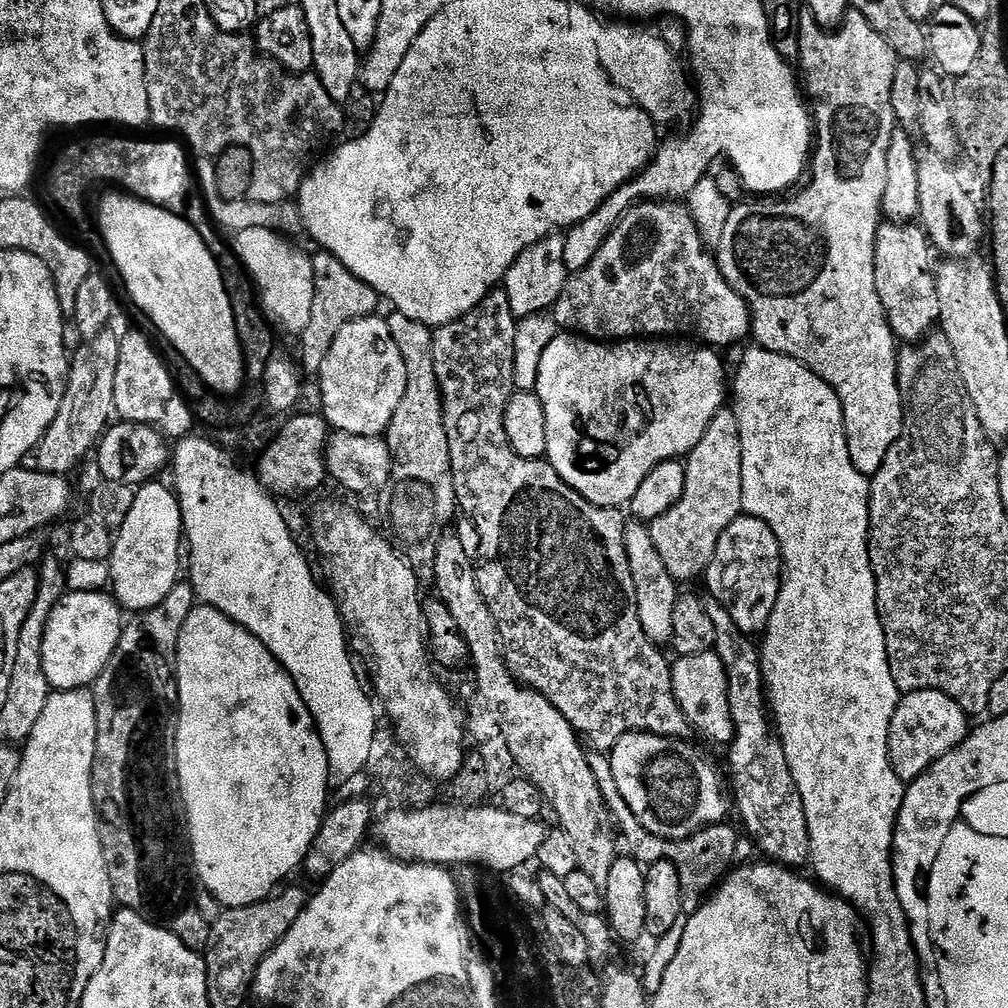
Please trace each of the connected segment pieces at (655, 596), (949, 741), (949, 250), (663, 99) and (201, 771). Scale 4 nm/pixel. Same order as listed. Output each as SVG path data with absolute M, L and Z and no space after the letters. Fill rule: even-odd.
M632 522L624 529L624 541L628 547L630 574L634 578L636 597L638 598L638 614L642 618L642 630L657 646L668 646L674 634L674 606L678 595L678 581L666 570L666 562L662 562L662 554L658 554L658 546L654 546L652 529L647 523Z
M922 690L901 695L900 704L890 722L888 739L894 774L898 774L898 778L905 782L918 779L931 764L938 762L938 758L957 748L969 731L970 717L962 710L962 706L958 706L958 702L954 702L954 698L938 690Z
M928 154L920 160L918 170L918 198L920 199L919 223L922 225L932 247L944 258L966 260L977 255L980 243L986 240L986 216L968 193L960 176L947 164L940 154ZM944 159L944 160L943 160ZM984 215L984 216L983 216Z
M616 22L620 24L612 24L609 26L608 29L601 31L598 36L598 43L600 45L600 61L602 62L602 66L608 72L608 77L612 79L613 84L616 85L617 89L621 93L629 92L631 99L634 101L636 107L641 108L646 114L650 114L653 120L656 121L657 125L664 126L664 124L684 124L687 125L689 121L693 119L694 113L697 111L698 108L698 96L697 93L694 91L694 84L693 81L690 79L688 81L688 76L684 73L684 68L680 65L680 60L678 57L672 53L672 48L670 45L667 44L666 41L663 40L662 37L659 36L656 32L651 32L648 28L639 28L639 23L636 22Z
M207 606L193 608L190 618L186 618L186 626L182 626L182 634L174 645L174 667L180 695L176 724L176 765L180 779L180 796L184 799L184 814L188 821L190 860L193 865L196 863L196 872L200 875L199 883L208 888L210 894L214 894L214 898L218 898L218 902L224 905L225 909L245 908L260 900L269 899L285 883L283 880L295 868L299 869L303 865L330 808L326 746L292 675L280 665L274 654L270 654L268 647L258 637L247 632L242 624L236 624L218 609Z

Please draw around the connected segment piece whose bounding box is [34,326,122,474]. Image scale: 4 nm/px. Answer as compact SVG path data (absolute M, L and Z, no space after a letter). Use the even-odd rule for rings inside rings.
M104 328L98 335L81 343L81 348L71 353L68 370L68 392L64 405L58 410L58 418L46 430L36 446L35 467L41 472L72 474L80 460L93 455L100 437L108 431L116 416L114 402L114 378L118 374L118 354L122 354L121 329Z

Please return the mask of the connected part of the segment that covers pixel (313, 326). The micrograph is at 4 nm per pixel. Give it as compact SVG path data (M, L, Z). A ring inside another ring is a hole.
M320 250L312 256L314 266L314 310L310 310L310 326L299 333L300 360L305 373L318 374L326 362L326 354L330 354L330 346L334 346L334 338L338 338L338 330L358 318L366 318L377 311L382 298L362 278L350 274L342 262L334 254Z

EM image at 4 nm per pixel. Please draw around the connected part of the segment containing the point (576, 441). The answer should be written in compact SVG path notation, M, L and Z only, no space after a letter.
M557 334L538 366L535 394L546 414L546 459L582 498L600 508L631 505L638 486L659 464L687 457L725 407L721 353L700 342L637 338L601 342L579 334Z

